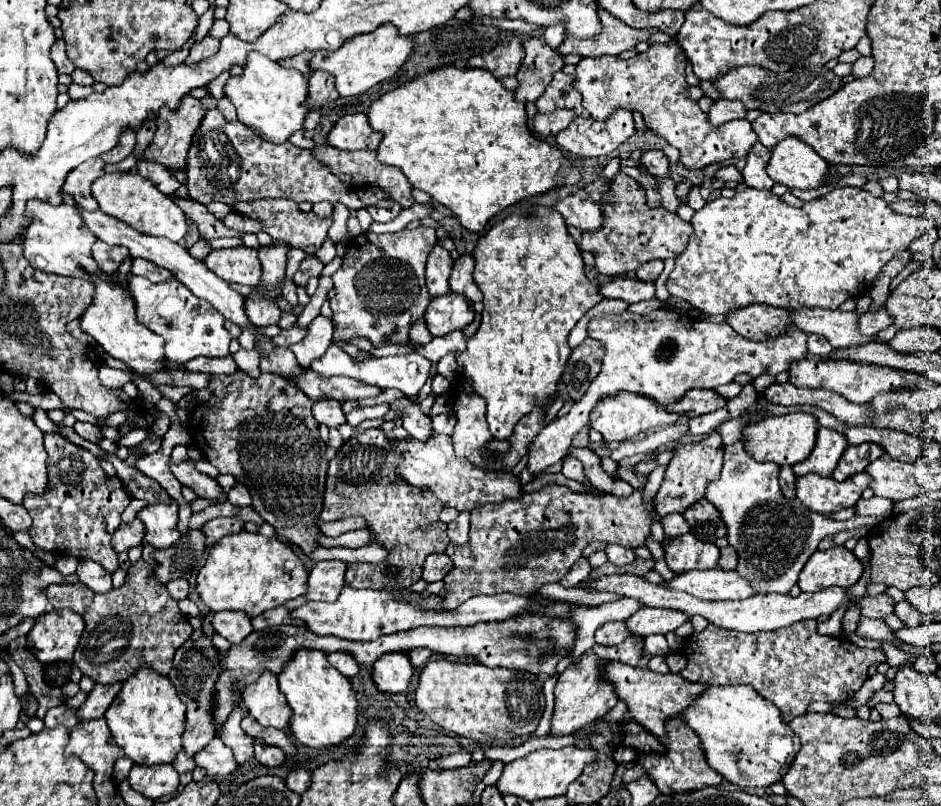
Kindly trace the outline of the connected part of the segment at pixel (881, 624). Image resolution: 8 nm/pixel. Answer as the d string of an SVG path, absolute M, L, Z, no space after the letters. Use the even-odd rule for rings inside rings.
M863 617L857 635L863 639L877 639L877 641L887 641L887 643L901 643L897 637L893 637L893 629L883 621L883 619L867 619Z

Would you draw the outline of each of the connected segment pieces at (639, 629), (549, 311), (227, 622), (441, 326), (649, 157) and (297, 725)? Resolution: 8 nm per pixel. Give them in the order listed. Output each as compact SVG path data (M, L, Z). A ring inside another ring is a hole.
M645 607L637 611L633 617L627 619L627 629L633 635L653 635L653 633L669 633L675 631L679 625L683 625L689 619L683 611L673 609L657 609L657 607Z
M531 205L527 209L523 209L521 213L513 213L501 221L497 221L475 245L475 251L473 251L473 259L475 259L475 271L473 271L473 279L475 283L479 285L481 293L483 293L483 319L481 319L481 325L479 329L475 331L473 337L467 339L467 349L457 357L457 365L459 365L459 373L463 377L469 377L473 381L473 389L475 393L479 393L485 401L487 401L487 423L491 427L491 433L495 439L507 439L511 433L513 433L513 427L515 423L533 409L535 403L543 403L543 401L549 401L551 397L555 397L555 391L557 391L557 381L561 379L561 373L563 373L563 367L571 355L571 349L567 345L567 337L571 333L571 329L575 327L575 323L585 315L587 309L595 307L597 303L603 301L599 289L585 277L585 263L583 263L583 257L581 257L581 251L577 247L577 243L573 241L573 237L567 233L567 225L563 221L563 217L553 209L553 207L543 207L543 205Z
M219 611L213 613L211 625L215 633L223 635L229 643L241 643L251 631L251 621L243 611Z
M447 293L443 297L433 297L423 319L431 335L447 335L455 329L463 329L473 321L473 305L467 297L457 293Z
M645 149L641 155L641 163L653 177L667 177L669 173L669 159L661 149Z
M299 649L285 663L285 669L277 675L279 689L287 697L293 717L289 729L295 739L309 747L339 745L353 735L357 725L357 699L351 683L345 675L337 673L327 661L327 655L317 649Z

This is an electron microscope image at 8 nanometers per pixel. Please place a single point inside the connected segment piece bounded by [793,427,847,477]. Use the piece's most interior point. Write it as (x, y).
(830, 445)

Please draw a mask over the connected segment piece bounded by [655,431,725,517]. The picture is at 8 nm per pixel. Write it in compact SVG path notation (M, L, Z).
M713 431L709 437L705 437L699 443L691 445L677 445L673 449L673 459L667 465L661 489L657 491L657 515L665 517L667 513L683 513L687 507L703 499L703 493L709 485L709 481L715 481L721 475L721 465L723 465L723 441L721 433Z

